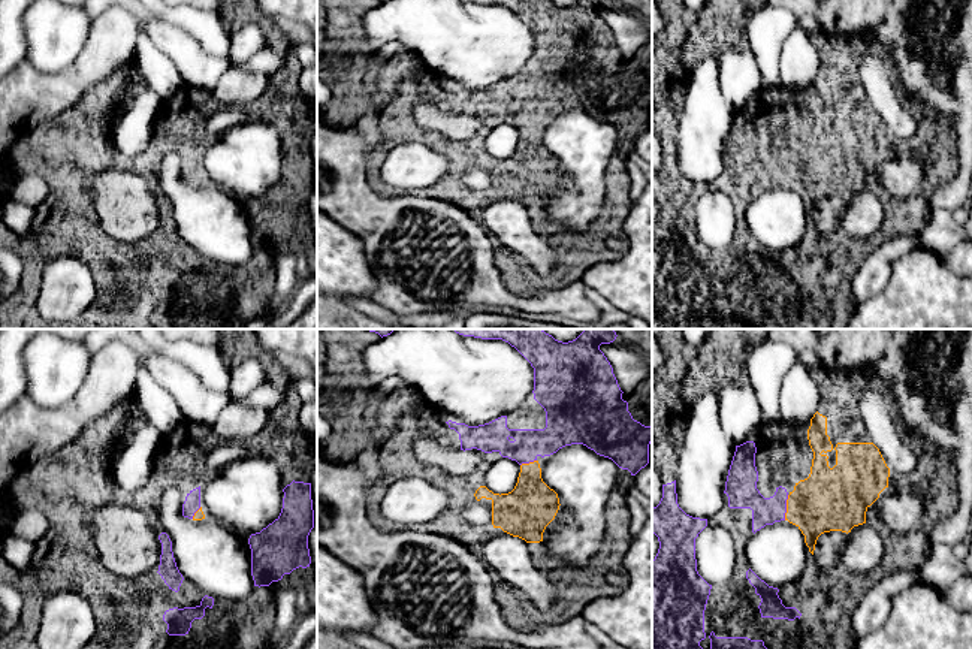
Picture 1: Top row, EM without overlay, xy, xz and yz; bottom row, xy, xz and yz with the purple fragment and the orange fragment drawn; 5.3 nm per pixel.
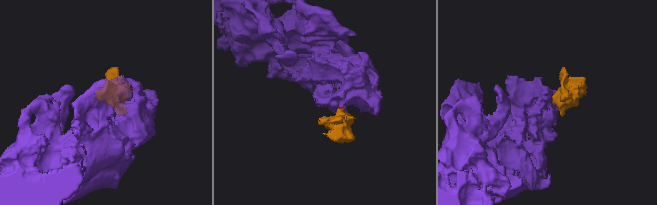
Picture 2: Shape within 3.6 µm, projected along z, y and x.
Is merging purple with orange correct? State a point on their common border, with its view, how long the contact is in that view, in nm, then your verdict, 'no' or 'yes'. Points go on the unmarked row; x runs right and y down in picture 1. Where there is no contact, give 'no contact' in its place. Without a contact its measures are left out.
meets purple in yz at (785, 172); contact 140 nm long; yes

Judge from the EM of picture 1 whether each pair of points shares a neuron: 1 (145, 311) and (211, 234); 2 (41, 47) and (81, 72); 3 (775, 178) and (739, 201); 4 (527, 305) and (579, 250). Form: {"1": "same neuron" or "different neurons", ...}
{"1": "different neurons", "2": "different neurons", "3": "same neuron", "4": "different neurons"}

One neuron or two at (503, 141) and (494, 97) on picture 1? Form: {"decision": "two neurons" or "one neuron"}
{"decision": "two neurons"}

